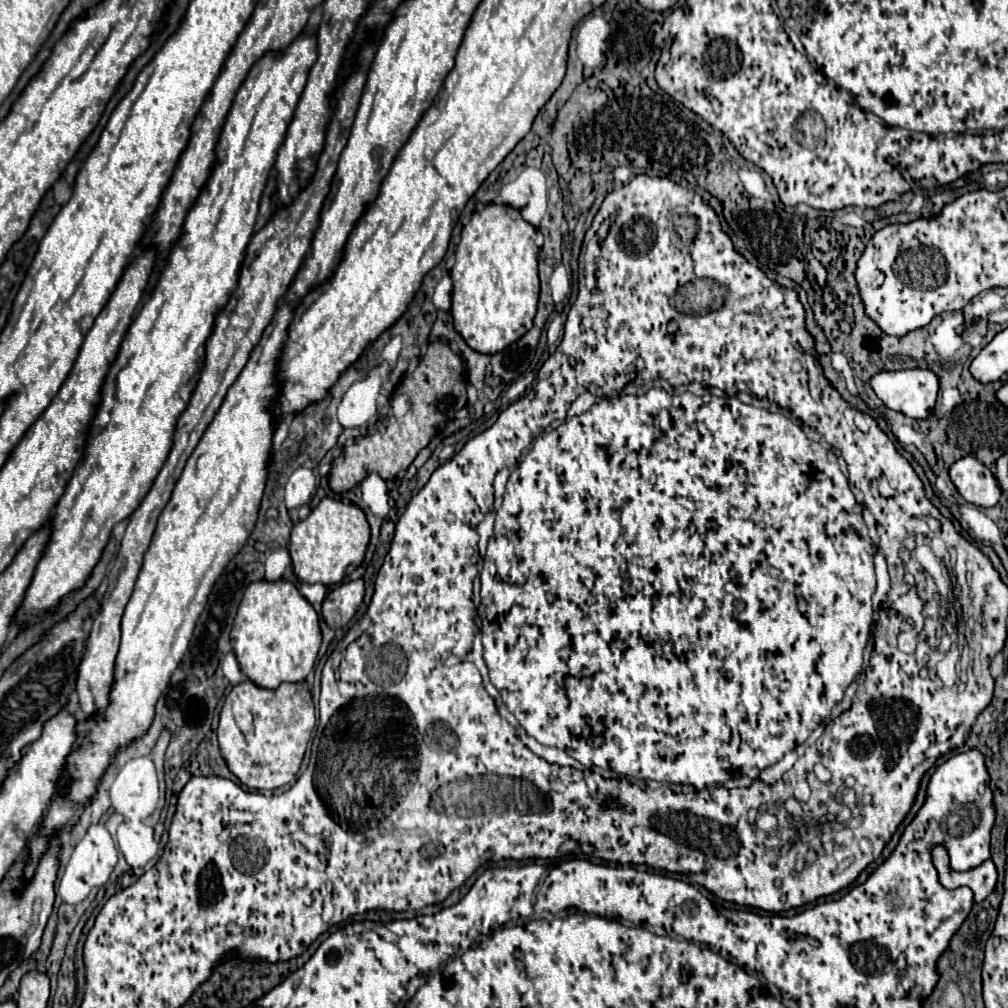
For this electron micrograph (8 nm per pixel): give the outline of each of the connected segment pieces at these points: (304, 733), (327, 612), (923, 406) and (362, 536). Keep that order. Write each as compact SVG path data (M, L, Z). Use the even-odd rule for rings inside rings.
M244 680L232 688L222 706L218 724L220 752L242 784L256 790L274 790L296 778L314 726L314 702L304 684L286 682L276 690L268 690Z
M364 580L344 582L334 590L330 590L322 604L322 618L326 620L326 624L330 628L348 624L354 618L358 606L362 604L364 594L366 594Z
M932 370L880 372L872 378L876 396L892 410L910 418L928 418L936 406L940 378Z
M324 498L306 520L300 520L292 528L290 556L292 568L300 582L308 584L340 584L350 572L354 572L366 556L370 542L370 524L366 514L356 504L344 504L334 498Z

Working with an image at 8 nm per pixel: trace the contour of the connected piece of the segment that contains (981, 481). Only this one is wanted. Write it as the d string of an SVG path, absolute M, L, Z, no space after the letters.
M966 456L954 462L950 468L950 478L958 492L976 506L990 508L1002 498L1002 488L996 480L996 472L980 464L980 460L974 456Z

